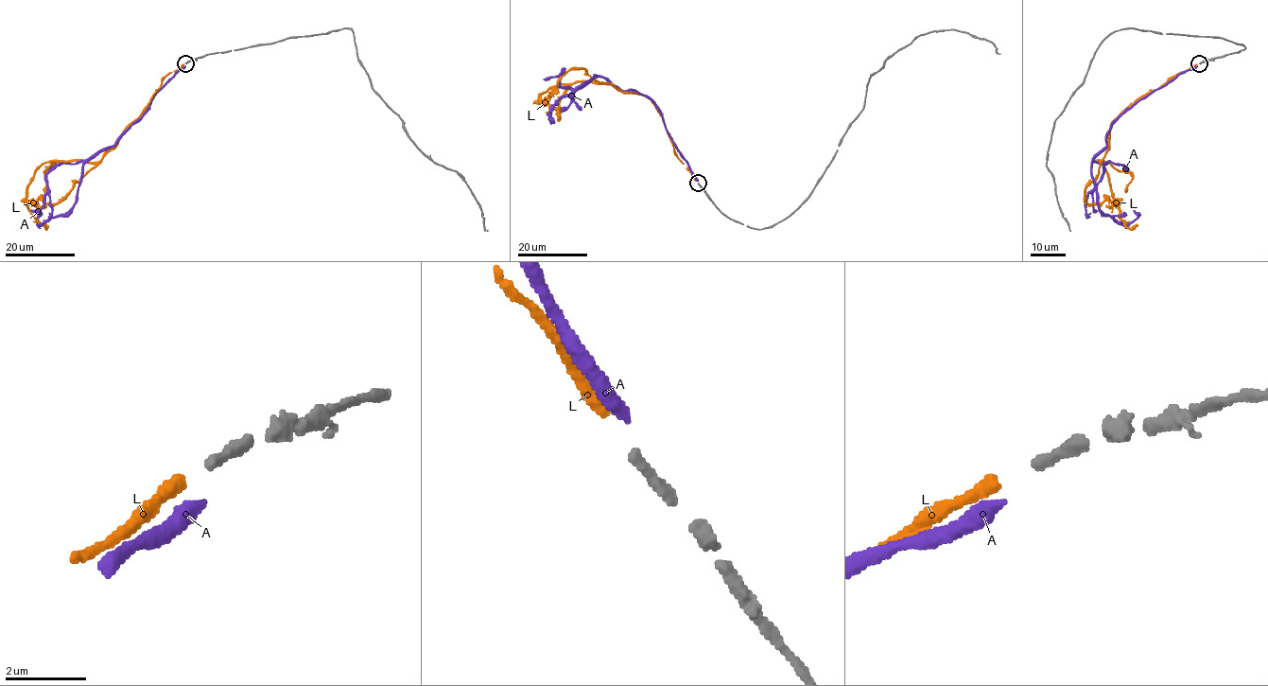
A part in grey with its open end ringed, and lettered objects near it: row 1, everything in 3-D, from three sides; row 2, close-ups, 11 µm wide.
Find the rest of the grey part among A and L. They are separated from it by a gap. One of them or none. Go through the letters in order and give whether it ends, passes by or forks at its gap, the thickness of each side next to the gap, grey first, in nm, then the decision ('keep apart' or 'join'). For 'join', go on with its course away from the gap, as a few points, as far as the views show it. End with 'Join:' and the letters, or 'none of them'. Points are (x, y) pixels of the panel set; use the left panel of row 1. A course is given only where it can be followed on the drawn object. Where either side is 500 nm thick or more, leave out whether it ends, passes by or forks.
A: it ends | 240/320 nm | keep apart
L: it ends | 240/340 nm | join | via (183, 64), (165, 78), (146, 110), (98, 162), (43, 162), (35, 172), (26, 204), (45, 228), (46, 224)
Join: L

